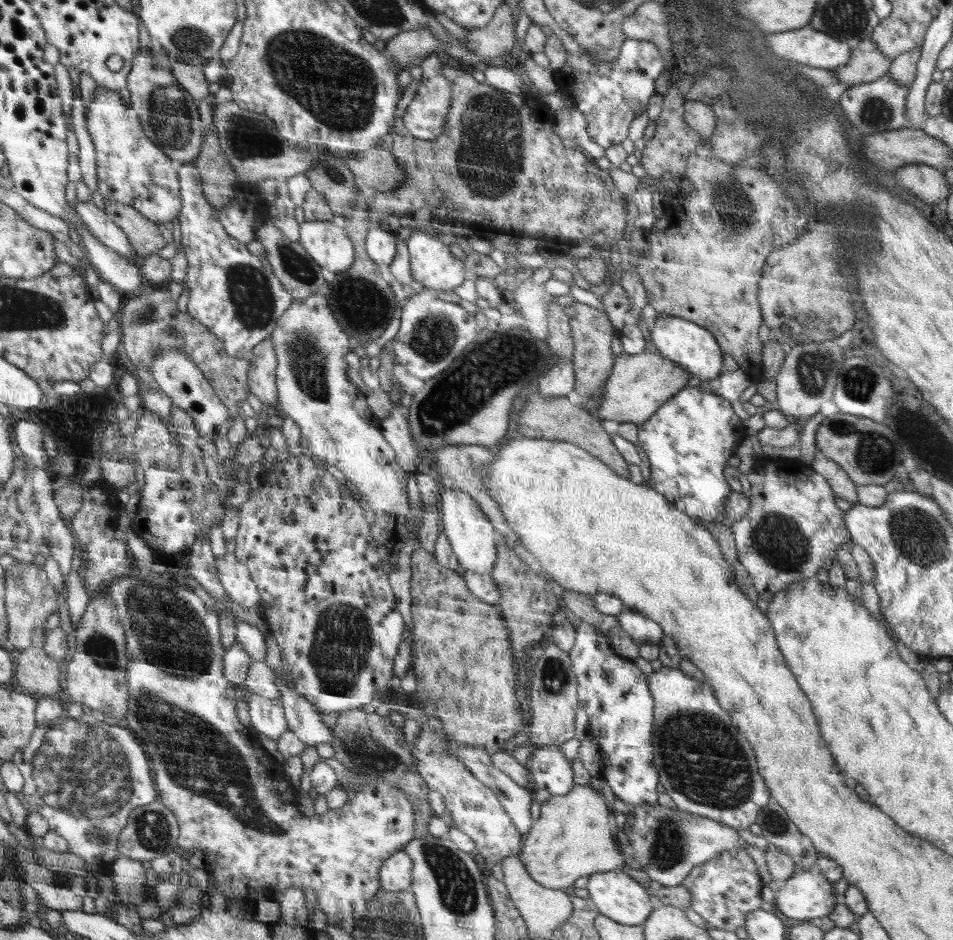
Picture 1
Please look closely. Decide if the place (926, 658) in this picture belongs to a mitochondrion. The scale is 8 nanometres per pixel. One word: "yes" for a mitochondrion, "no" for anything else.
no

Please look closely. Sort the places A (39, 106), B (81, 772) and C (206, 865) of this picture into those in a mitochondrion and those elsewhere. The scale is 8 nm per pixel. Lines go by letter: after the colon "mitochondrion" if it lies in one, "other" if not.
A: other
B: mitochondrion
C: other

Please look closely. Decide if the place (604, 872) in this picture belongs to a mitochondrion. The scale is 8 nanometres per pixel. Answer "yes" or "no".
no

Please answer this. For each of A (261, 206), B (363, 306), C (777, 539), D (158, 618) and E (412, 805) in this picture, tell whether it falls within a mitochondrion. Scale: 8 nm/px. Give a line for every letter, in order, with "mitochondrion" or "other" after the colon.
A: other
B: mitochondrion
C: mitochondrion
D: mitochondrion
E: other

